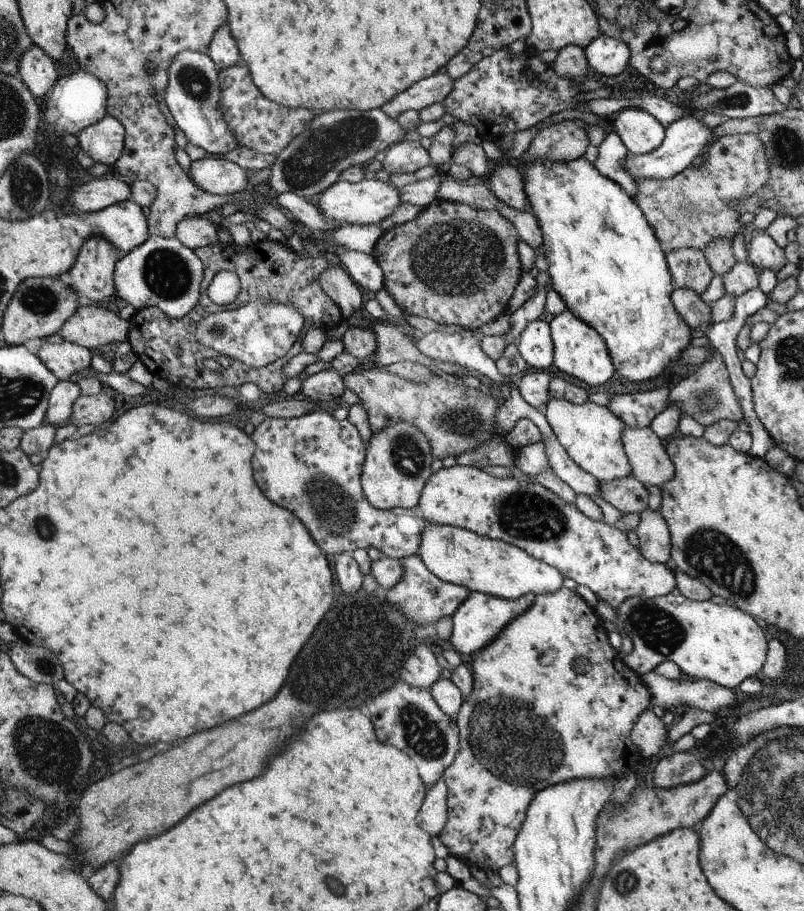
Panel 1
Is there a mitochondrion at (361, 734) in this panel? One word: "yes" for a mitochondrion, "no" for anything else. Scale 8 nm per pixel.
no

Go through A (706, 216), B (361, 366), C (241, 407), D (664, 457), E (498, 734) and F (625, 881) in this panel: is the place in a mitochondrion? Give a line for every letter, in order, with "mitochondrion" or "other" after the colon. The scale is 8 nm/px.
A: mitochondrion
B: other
C: other
D: other
E: mitochondrion
F: mitochondrion

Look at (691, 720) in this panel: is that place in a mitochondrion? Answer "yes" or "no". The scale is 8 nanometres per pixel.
no

